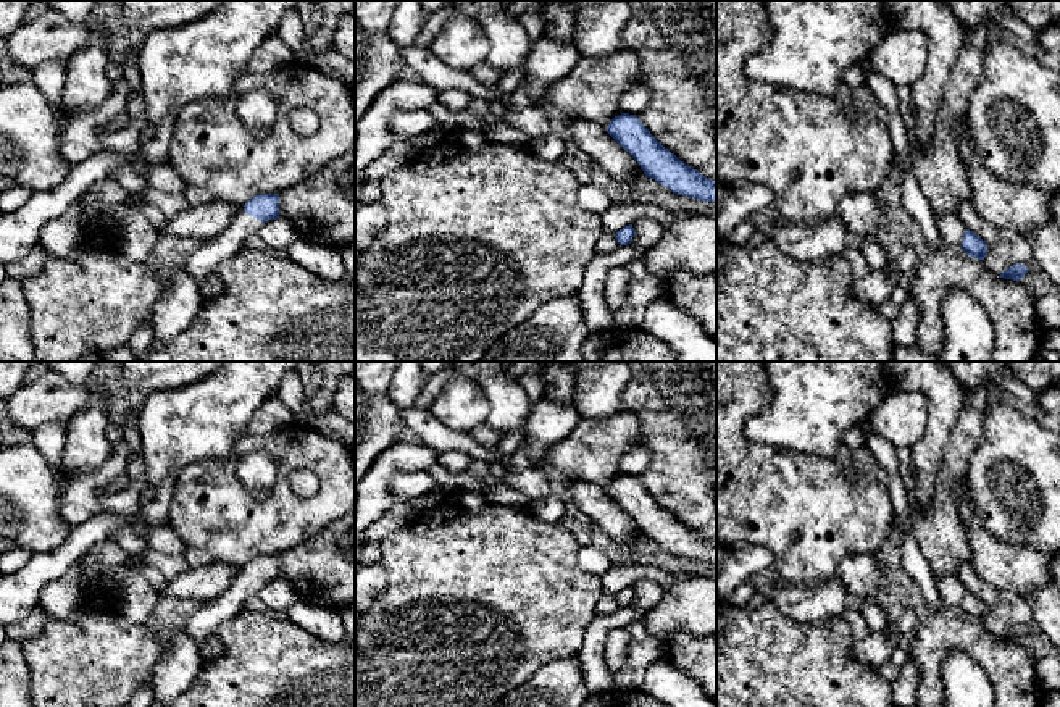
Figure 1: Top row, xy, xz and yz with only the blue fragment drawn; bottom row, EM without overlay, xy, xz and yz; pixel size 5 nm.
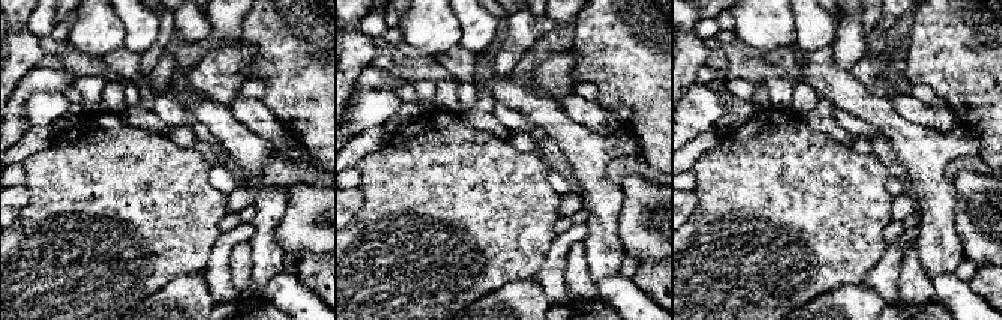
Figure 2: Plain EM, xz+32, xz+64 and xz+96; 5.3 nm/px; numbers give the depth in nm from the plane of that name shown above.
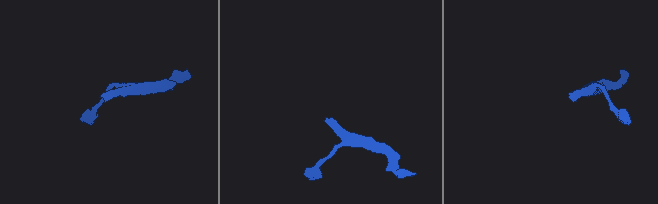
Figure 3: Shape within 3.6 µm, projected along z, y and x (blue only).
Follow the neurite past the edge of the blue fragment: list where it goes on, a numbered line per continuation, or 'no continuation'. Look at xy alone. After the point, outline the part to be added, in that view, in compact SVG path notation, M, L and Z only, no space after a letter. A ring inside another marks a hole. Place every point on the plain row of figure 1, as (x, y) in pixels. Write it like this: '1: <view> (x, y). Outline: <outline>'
1: xy (205, 622). Outline: M244 567L232 578L227 591L216 599L202 604L202 607L186 621L189 636L195 641L198 651L200 646L213 634L218 628L237 617L245 610L245 604L252 596L261 589L261 583L247 576Z

